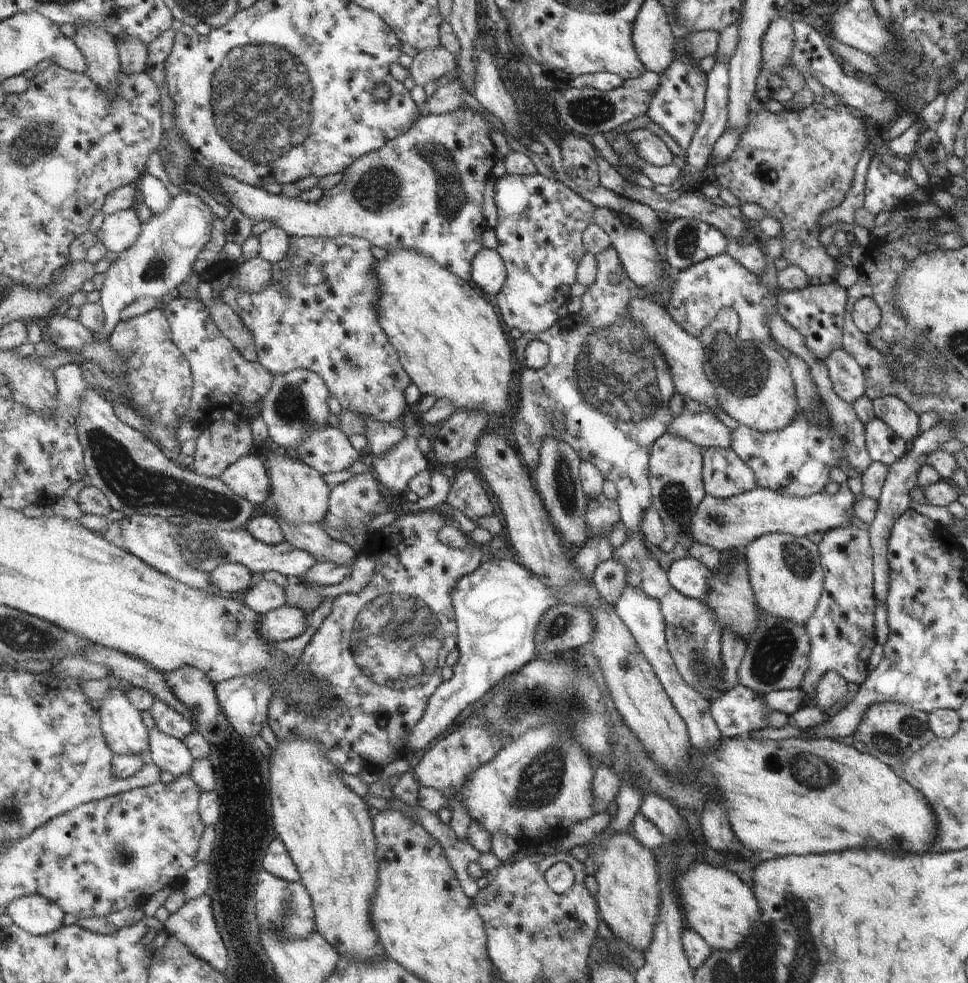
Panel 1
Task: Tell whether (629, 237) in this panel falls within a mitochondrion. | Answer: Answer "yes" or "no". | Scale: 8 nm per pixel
no

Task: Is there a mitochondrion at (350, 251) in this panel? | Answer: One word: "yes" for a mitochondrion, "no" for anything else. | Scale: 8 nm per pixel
no

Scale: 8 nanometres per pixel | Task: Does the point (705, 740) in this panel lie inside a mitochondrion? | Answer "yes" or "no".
no

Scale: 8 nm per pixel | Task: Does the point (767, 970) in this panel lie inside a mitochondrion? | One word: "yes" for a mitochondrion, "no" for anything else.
yes

